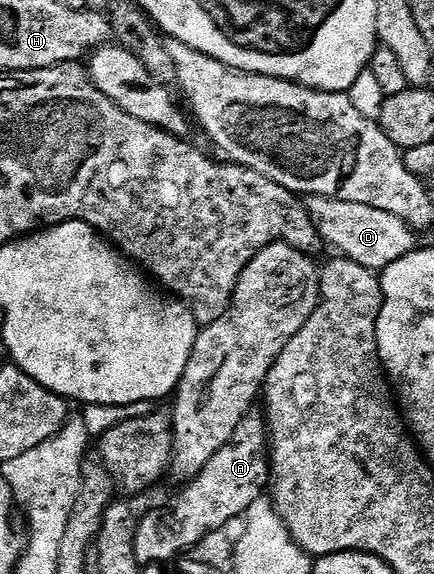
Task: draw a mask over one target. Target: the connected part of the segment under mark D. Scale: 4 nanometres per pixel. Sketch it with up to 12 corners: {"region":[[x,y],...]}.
{"region":[[311,196],[306,206],[333,252],[383,272],[417,250],[394,213]]}

